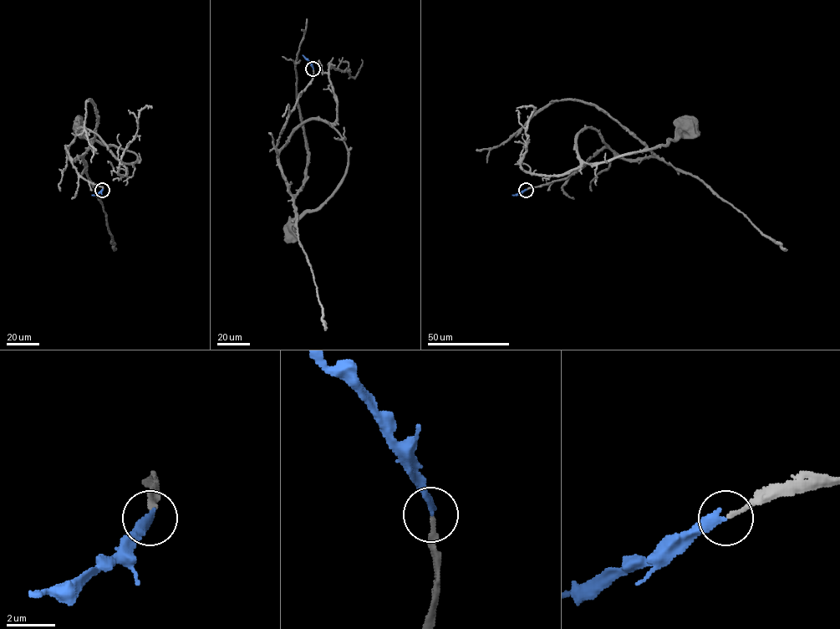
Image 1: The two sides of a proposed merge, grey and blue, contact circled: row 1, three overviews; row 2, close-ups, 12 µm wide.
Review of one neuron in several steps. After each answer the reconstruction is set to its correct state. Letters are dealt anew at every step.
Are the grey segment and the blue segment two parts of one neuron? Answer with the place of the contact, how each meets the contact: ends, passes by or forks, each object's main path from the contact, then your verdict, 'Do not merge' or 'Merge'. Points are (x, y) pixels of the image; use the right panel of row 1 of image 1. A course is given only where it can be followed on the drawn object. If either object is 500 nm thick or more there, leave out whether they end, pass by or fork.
Place: (526, 190). At the ring grey ends. At the ring blue ends. Course of grey: (526, 189), (565, 179), (606, 146), (588, 127), (577, 135), (577, 155), (594, 163), (665, 145), (686, 128). Course of blue: (526, 189), (512, 195). Merge

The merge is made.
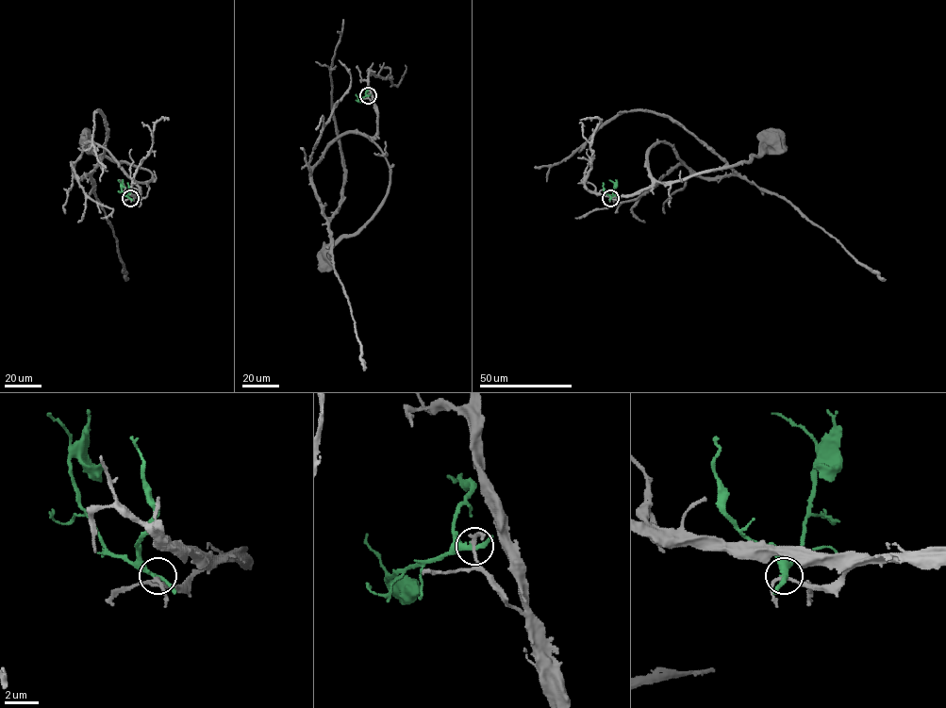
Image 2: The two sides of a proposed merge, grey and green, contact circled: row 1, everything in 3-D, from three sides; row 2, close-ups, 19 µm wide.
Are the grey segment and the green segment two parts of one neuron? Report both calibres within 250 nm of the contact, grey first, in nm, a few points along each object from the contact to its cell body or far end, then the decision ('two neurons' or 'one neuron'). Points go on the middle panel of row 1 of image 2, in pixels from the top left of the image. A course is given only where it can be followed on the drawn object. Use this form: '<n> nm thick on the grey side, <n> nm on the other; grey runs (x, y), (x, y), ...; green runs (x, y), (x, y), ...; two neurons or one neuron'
180 nm thick on the grey side, 260 nm on the other; grey runs (368, 95), (377, 113), (373, 140), (390, 169), (388, 192), (379, 209), (357, 231), (335, 240), (325, 256); green runs (368, 95), (357, 99), (356, 94); two neurons

